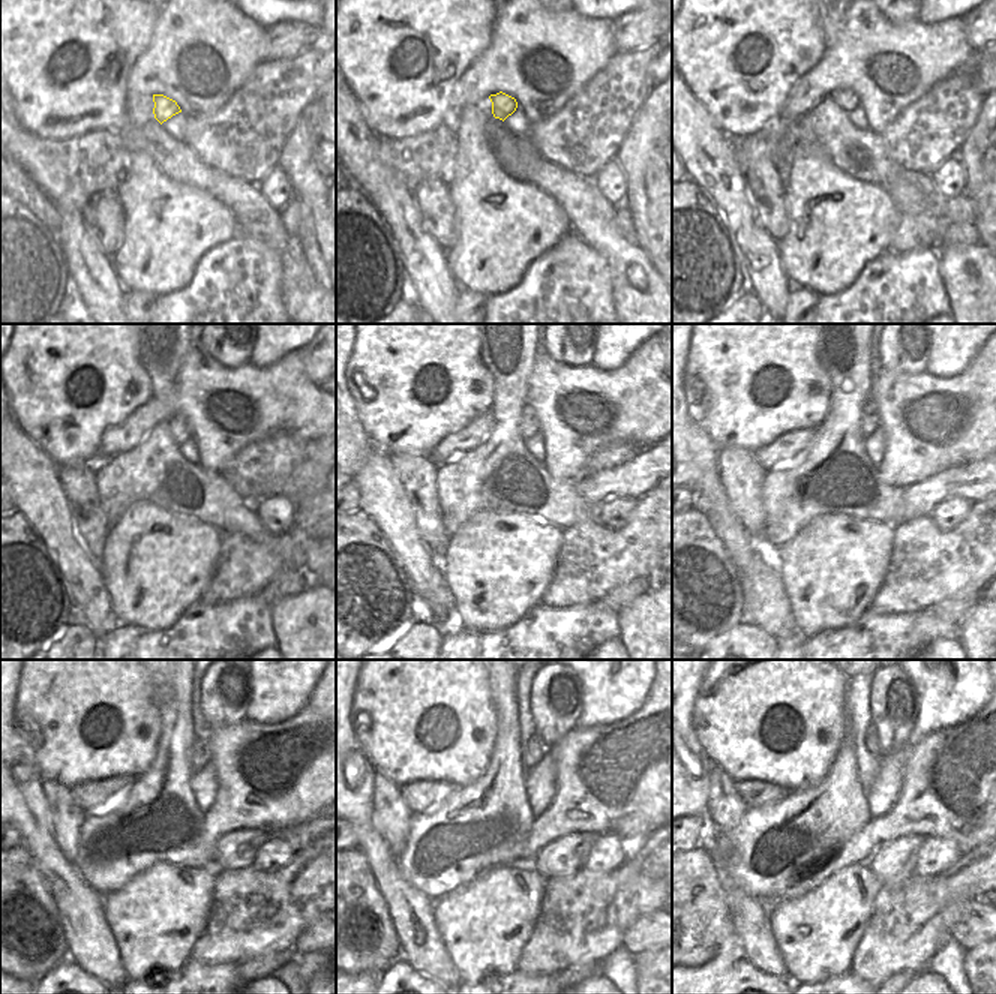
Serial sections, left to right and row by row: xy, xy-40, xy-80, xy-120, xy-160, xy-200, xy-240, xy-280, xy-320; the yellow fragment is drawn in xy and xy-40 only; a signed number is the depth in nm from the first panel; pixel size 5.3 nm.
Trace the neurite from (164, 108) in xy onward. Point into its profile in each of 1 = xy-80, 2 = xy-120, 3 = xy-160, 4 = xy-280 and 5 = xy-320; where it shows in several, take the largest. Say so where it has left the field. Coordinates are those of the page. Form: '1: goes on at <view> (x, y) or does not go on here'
1: goes on at xy-80 (846, 99)
2: goes on at xy-120 (177, 425)
3: goes on at xy-160 (528, 426)
4: goes on at xy-280 (537, 748)
5: goes on at xy-320 (870, 738)

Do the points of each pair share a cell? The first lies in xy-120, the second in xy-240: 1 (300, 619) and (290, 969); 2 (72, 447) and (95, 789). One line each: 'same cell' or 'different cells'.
1: different cells
2: different cells

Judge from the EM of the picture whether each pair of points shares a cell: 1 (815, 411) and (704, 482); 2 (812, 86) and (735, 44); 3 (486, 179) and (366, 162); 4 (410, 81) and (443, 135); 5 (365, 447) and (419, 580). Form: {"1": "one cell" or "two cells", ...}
{"1": "two cells", "2": "two cells", "3": "two cells", "4": "two cells", "5": "two cells"}

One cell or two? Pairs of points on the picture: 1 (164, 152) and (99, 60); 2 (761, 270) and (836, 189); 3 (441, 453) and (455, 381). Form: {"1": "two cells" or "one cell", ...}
{"1": "one cell", "2": "two cells", "3": "two cells"}

